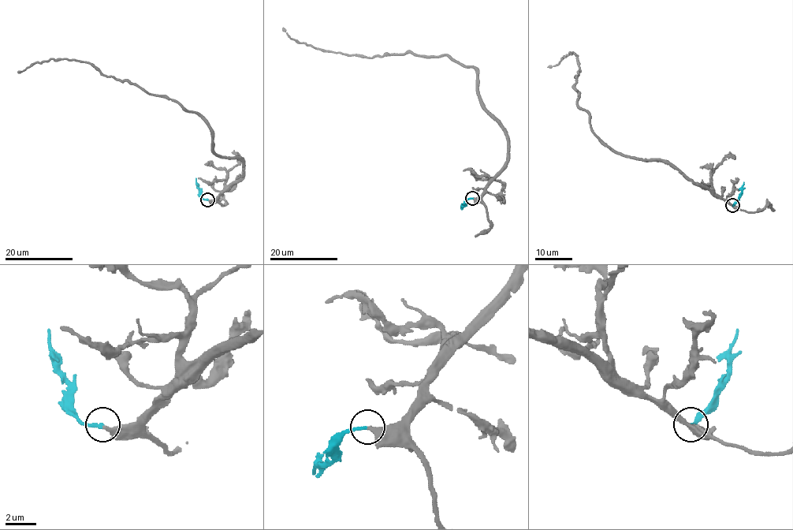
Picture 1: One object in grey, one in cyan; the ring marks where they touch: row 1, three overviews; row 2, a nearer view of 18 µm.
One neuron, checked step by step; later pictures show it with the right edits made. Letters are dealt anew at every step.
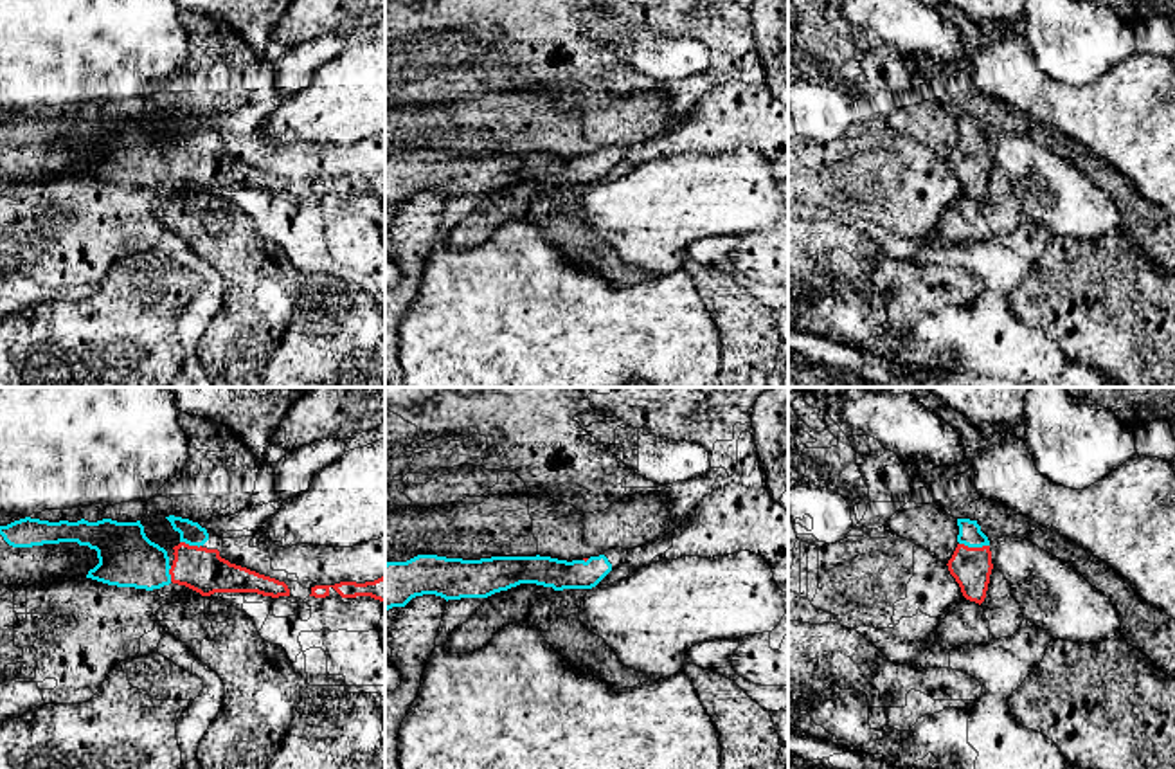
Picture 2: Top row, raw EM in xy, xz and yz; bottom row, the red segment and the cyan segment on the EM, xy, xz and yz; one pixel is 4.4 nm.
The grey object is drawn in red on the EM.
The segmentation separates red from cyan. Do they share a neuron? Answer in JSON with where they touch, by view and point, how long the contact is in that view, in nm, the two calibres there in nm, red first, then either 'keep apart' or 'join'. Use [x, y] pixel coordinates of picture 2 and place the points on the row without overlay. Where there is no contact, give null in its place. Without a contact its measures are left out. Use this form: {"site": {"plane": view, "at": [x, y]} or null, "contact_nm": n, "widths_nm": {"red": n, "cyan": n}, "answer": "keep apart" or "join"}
{"site": {"plane": "yz", "at": [974, 144]}, "contact_nm": 140, "widths_nm": {"red": 180, "cyan": 100}, "answer": "join"}

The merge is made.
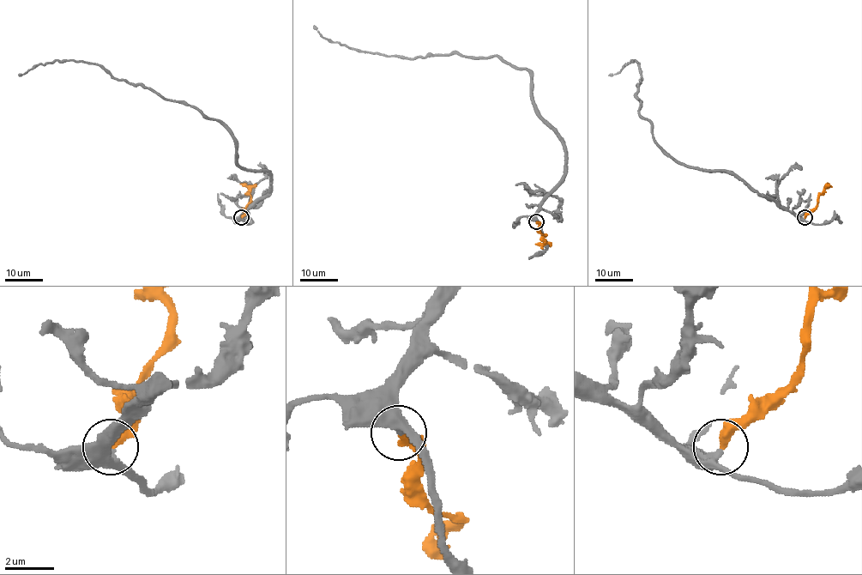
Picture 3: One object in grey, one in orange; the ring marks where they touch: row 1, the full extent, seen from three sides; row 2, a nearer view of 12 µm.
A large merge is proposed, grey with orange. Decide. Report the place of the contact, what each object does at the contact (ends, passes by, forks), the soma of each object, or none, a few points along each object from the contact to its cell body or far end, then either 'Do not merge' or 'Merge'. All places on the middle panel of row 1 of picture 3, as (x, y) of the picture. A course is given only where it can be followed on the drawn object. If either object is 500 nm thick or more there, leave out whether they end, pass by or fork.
Place: (536, 221). At the ring grey passes by. At the ring orange ends. Soma of grey: none. Soma of orange: none. Course of grey: (536, 221), (564, 173), (565, 151), (540, 115), (527, 69), (498, 57), (358, 51), (323, 39), (314, 25). Course of orange: (536, 221), (545, 235), (544, 243), (535, 244). Merge

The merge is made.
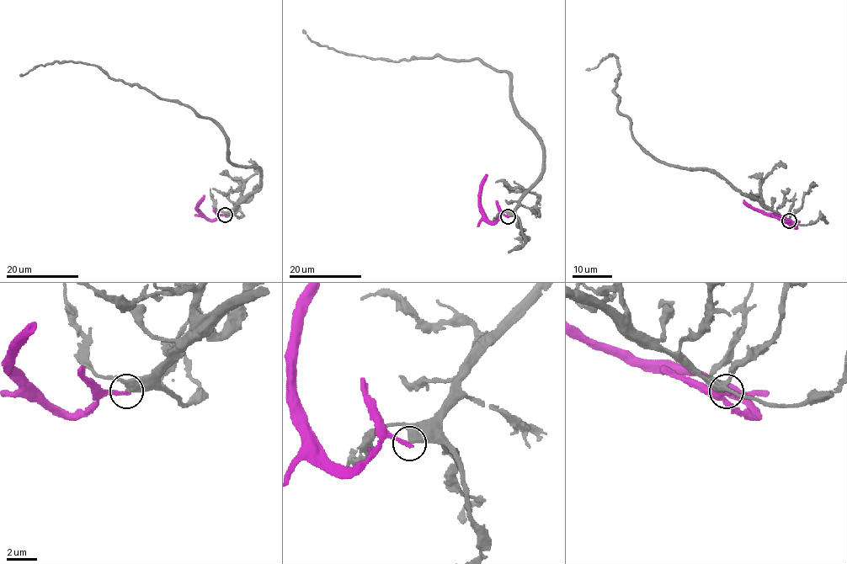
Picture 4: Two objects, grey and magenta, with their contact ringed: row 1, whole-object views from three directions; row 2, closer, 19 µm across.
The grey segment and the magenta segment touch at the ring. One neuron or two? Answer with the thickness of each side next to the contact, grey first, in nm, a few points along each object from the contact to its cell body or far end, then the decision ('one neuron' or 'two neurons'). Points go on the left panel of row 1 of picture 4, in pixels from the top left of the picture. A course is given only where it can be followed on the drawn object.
500 nm thick on the grey side, 240 nm on the other; grey runs (225, 214), (259, 187), (260, 172), (228, 160), (227, 140), (210, 119), (93, 65), (55, 61), (20, 76); magenta runs (225, 215), (208, 220), (198, 210), (198, 201), (204, 195); two neurons

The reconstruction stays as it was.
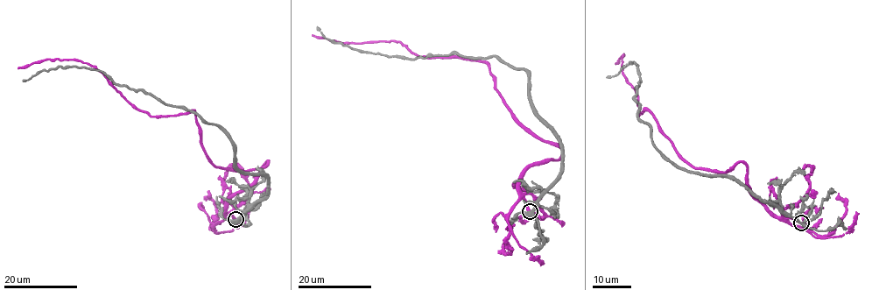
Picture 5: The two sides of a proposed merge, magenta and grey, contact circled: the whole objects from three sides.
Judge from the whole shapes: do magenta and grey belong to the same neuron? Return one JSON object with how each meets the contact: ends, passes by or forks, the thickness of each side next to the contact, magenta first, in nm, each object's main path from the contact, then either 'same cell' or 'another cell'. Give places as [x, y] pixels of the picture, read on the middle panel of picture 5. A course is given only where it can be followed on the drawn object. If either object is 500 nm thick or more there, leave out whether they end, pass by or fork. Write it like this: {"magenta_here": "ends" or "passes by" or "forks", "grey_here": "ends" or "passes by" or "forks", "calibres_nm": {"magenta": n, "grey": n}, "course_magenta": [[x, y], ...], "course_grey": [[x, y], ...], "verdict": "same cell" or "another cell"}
{"magenta_here": "ends", "grey_here": "passes by", "calibres_nm": {"magenta": 300, "grey": 480}, "course_magenta": [[530, 210], [519, 178], [557, 160], [561, 149], [512, 112], [485, 62], [418, 57], [399, 42], [312, 34]], "course_grey": [[530, 210], [561, 171], [562, 149], [537, 114], [524, 69], [496, 57], [360, 52], [326, 39], [318, 26]], "verdict": "another cell"}

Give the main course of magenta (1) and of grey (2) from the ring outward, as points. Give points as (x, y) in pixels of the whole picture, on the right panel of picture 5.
1: (801, 222), (752, 194), (743, 162), (712, 172), (681, 156), (657, 119), (639, 115), (623, 54), (615, 64)
2: (801, 222), (727, 177), (677, 168), (656, 146), (651, 129), (638, 117), (637, 66), (630, 62), (606, 77)

